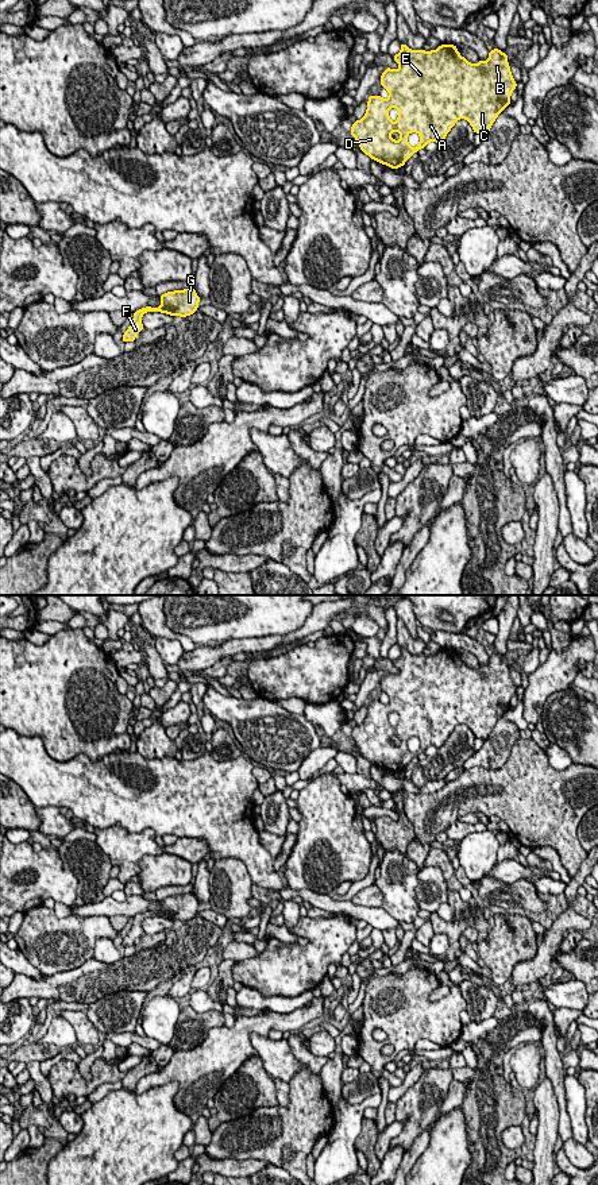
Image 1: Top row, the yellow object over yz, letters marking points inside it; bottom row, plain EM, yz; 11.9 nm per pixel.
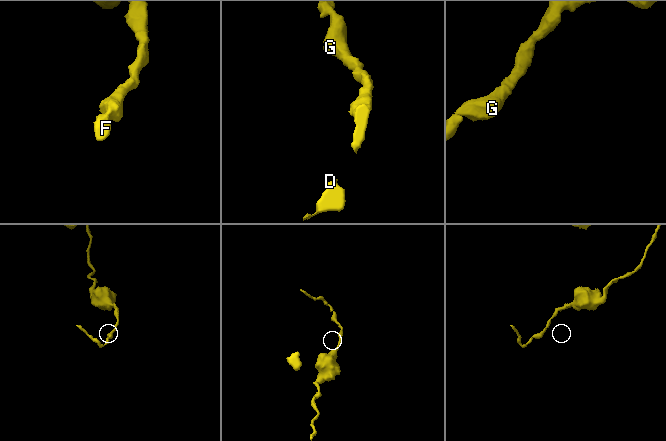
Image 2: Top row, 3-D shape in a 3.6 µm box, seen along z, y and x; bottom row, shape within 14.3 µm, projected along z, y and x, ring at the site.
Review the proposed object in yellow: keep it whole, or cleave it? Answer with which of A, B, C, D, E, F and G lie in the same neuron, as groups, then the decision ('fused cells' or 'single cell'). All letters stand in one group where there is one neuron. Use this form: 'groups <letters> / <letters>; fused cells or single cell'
groups A B C D E F G; single cell

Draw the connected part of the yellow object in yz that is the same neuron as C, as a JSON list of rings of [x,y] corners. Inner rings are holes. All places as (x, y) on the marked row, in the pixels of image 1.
[[[401,43],[401,51],[393,55],[400,65],[398,70],[386,67],[381,76],[381,85],[389,92],[385,100],[371,94],[367,101],[367,111],[360,120],[351,127],[351,135],[360,150],[371,159],[391,169],[398,169],[420,148],[429,142],[441,143],[459,119],[466,119],[475,134],[483,138],[493,123],[510,104],[510,94],[517,86],[508,55],[498,49],[490,50],[489,59],[479,59],[478,65],[470,63],[462,57],[455,45],[440,45],[436,50],[410,50]],[[389,109],[398,109],[398,119],[393,123]],[[417,132],[420,143],[410,147],[408,135]]]

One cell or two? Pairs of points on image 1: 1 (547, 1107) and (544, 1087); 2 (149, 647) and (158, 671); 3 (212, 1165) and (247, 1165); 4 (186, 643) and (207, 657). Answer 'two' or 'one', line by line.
1: one
2: one
3: one
4: two

